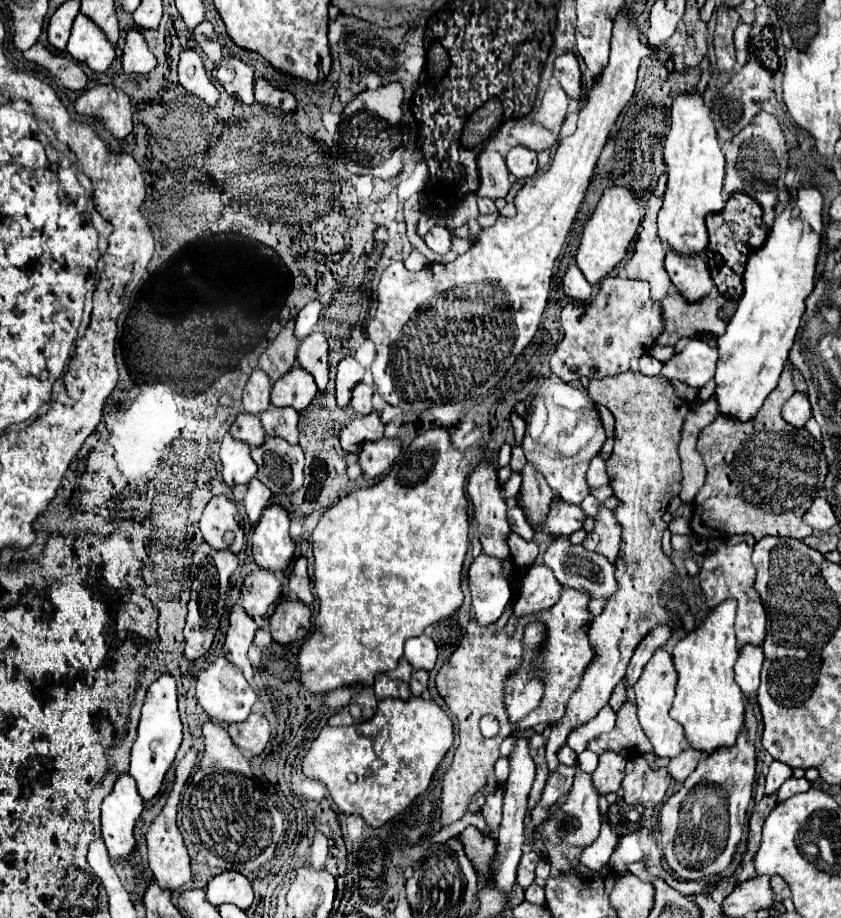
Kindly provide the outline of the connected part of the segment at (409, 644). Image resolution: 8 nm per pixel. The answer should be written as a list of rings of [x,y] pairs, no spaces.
[[[424,634],[418,638],[410,638],[404,644],[404,658],[416,670],[422,670],[422,668],[432,670],[436,664],[436,656],[438,656],[438,648],[436,648],[434,640]]]

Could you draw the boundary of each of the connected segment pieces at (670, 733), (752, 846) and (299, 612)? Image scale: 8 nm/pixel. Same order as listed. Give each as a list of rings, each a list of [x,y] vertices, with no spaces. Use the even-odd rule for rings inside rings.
[[[658,648],[654,652],[654,656],[648,660],[648,664],[644,666],[644,672],[638,678],[638,682],[634,684],[634,692],[636,692],[638,720],[648,736],[648,740],[652,742],[654,752],[662,758],[674,758],[684,748],[684,728],[682,728],[682,724],[672,720],[668,714],[668,710],[672,706],[672,698],[674,698],[674,686],[676,686],[676,670],[672,664],[672,656],[666,650]]]
[[[776,792],[770,794],[770,796],[764,796],[760,802],[756,802],[754,810],[752,810],[752,816],[750,816],[750,838],[748,838],[748,852],[742,860],[742,866],[754,858],[758,846],[760,846],[760,838],[762,838],[762,826],[768,818],[768,814],[774,810],[776,806]]]
[[[286,600],[280,602],[270,616],[270,630],[272,638],[278,644],[292,644],[296,640],[306,638],[310,632],[312,612],[300,600]]]

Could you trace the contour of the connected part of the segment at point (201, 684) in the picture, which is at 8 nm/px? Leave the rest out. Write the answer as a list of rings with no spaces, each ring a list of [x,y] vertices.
[[[220,656],[206,670],[202,670],[198,674],[196,698],[198,698],[198,704],[202,706],[202,710],[210,718],[214,718],[222,724],[232,724],[232,722],[244,722],[248,718],[250,708],[256,702],[256,692],[254,692],[252,684],[246,682],[244,674],[234,664],[230,664],[224,656]]]

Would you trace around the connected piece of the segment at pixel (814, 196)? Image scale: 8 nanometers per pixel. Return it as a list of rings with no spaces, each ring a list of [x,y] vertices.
[[[802,186],[796,202],[788,202],[784,212],[776,216],[764,248],[750,254],[742,278],[744,294],[738,302],[738,310],[728,322],[726,332],[718,338],[720,360],[714,376],[714,398],[722,416],[740,422],[756,418],[762,402],[776,388],[806,310],[804,302],[814,290],[820,242],[822,194],[814,186]]]

